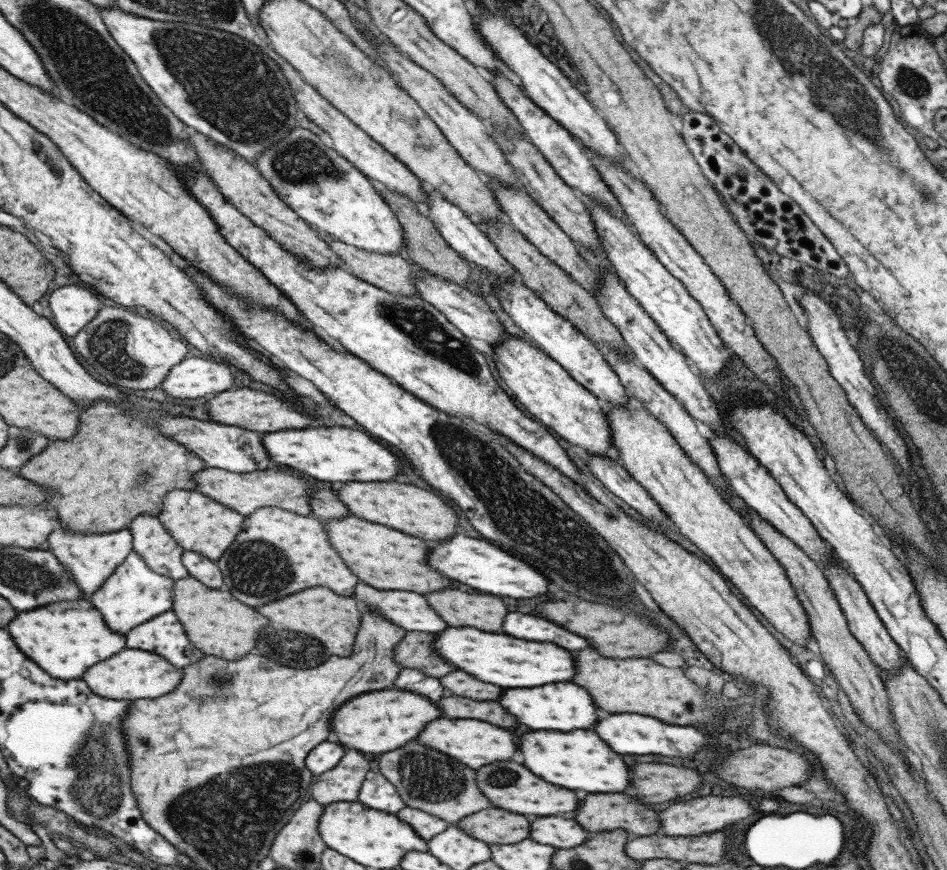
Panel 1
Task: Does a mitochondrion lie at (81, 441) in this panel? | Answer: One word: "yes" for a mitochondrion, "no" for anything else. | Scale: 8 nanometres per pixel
no

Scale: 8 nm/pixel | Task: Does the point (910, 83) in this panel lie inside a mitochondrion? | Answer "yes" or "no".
yes

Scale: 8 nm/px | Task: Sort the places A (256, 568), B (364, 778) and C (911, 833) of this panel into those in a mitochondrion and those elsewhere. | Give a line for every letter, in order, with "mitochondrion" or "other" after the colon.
A: mitochondrion
B: other
C: other

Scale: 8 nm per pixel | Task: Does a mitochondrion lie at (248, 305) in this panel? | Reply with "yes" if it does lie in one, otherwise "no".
no

